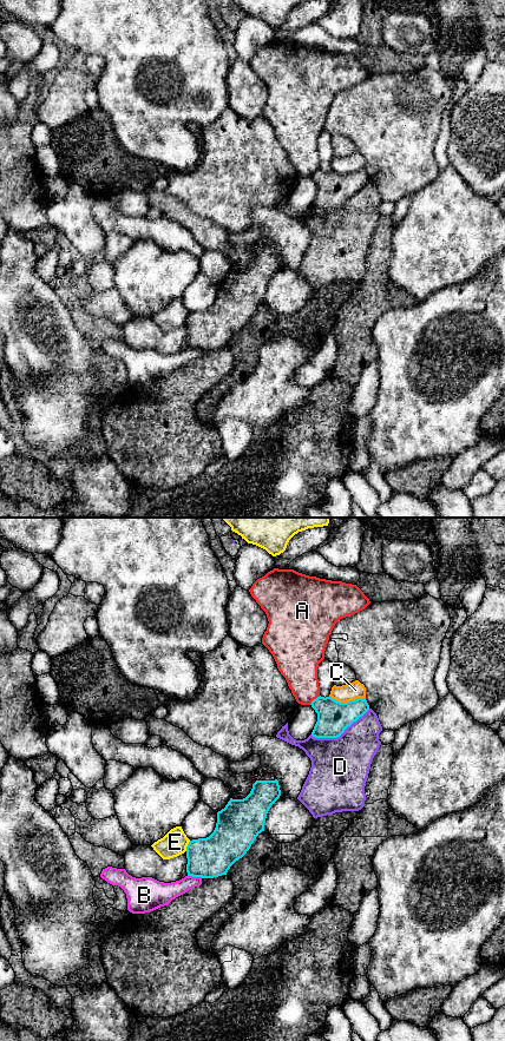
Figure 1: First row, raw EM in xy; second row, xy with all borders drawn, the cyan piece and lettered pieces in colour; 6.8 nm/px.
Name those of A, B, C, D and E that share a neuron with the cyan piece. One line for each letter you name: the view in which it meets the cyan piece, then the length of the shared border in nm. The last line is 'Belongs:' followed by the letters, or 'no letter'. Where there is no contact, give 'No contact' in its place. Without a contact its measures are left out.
Belongs: no letter

